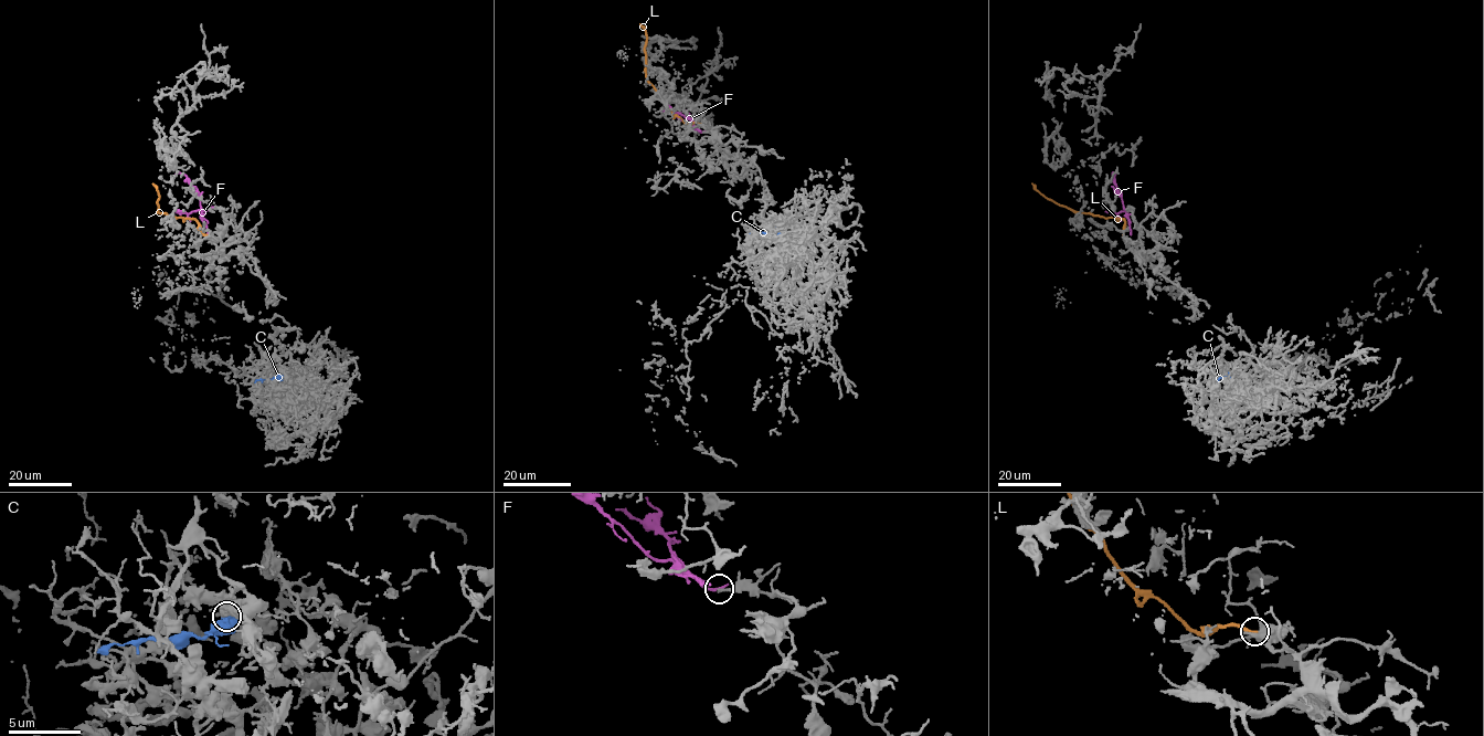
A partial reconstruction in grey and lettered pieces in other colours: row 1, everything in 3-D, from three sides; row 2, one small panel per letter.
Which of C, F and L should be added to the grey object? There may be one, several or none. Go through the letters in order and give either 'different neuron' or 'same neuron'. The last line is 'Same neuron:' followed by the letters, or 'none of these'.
C: different neuron
F: same neuron
L: different neuron
Same neuron: F

